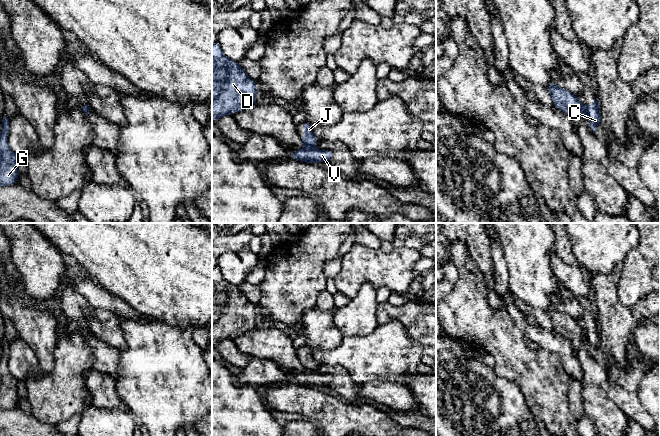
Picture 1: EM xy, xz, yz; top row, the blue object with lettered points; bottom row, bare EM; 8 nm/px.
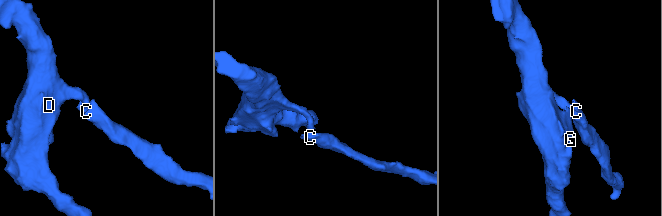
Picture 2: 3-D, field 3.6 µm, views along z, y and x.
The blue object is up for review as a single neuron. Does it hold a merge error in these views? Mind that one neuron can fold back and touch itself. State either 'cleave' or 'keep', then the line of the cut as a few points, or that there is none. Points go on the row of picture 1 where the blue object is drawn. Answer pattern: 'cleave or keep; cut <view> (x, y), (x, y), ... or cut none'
cleave; cut xz (306, 146), (314, 147)

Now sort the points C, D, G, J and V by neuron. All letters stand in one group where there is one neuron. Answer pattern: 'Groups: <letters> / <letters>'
Groups: C V / D G J

